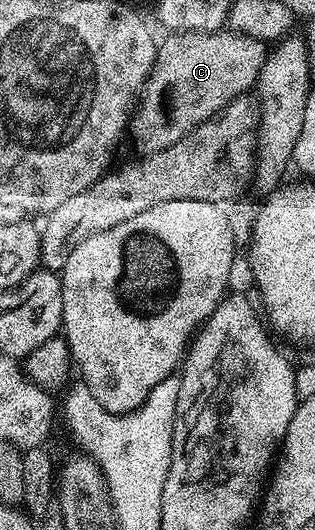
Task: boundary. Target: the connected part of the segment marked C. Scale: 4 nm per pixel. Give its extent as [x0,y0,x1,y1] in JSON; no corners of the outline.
[129,29,268,157]

